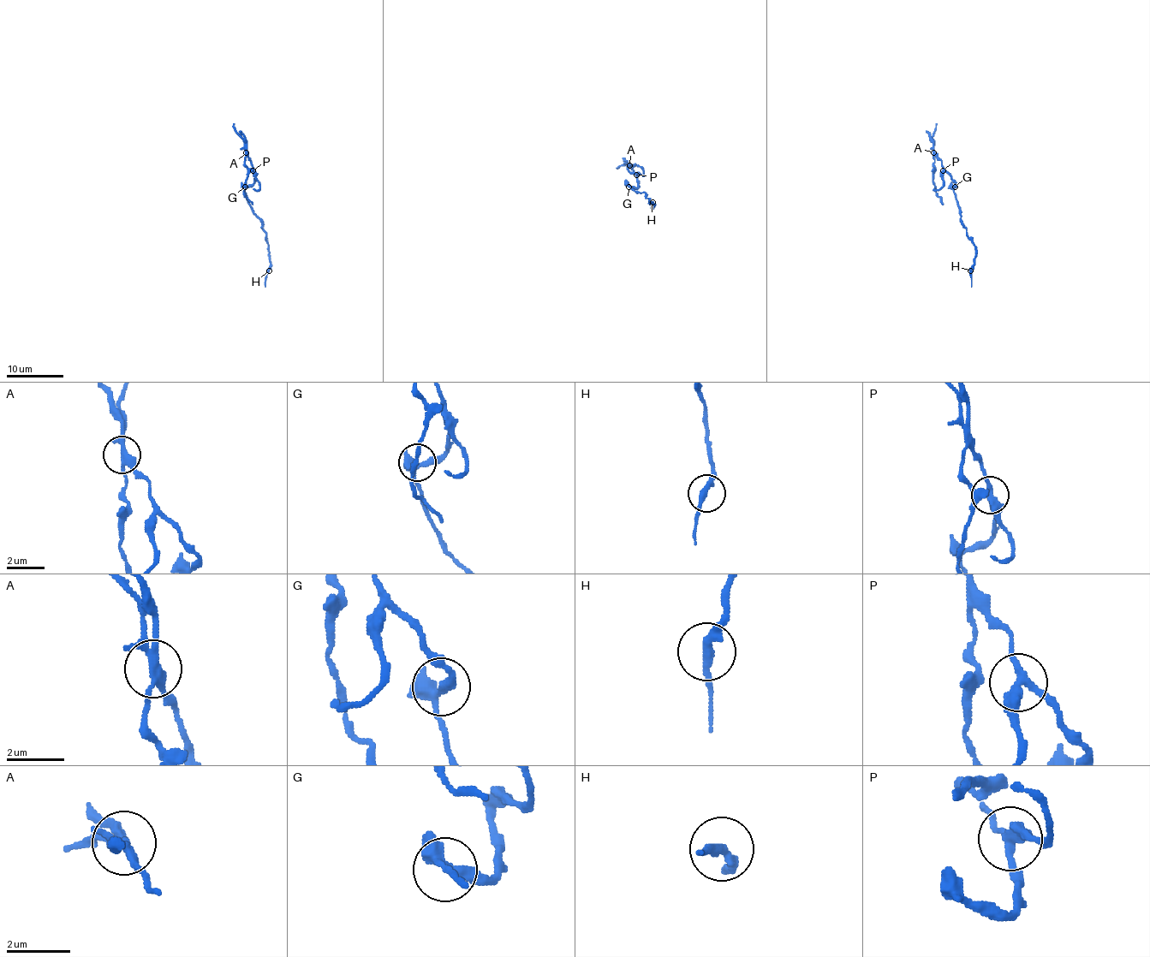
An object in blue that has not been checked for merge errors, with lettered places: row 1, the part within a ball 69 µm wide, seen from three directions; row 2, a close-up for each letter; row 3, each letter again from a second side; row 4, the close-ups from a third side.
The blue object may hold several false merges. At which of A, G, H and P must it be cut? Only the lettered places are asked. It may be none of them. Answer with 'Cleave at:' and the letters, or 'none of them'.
Cleave at: A, P

